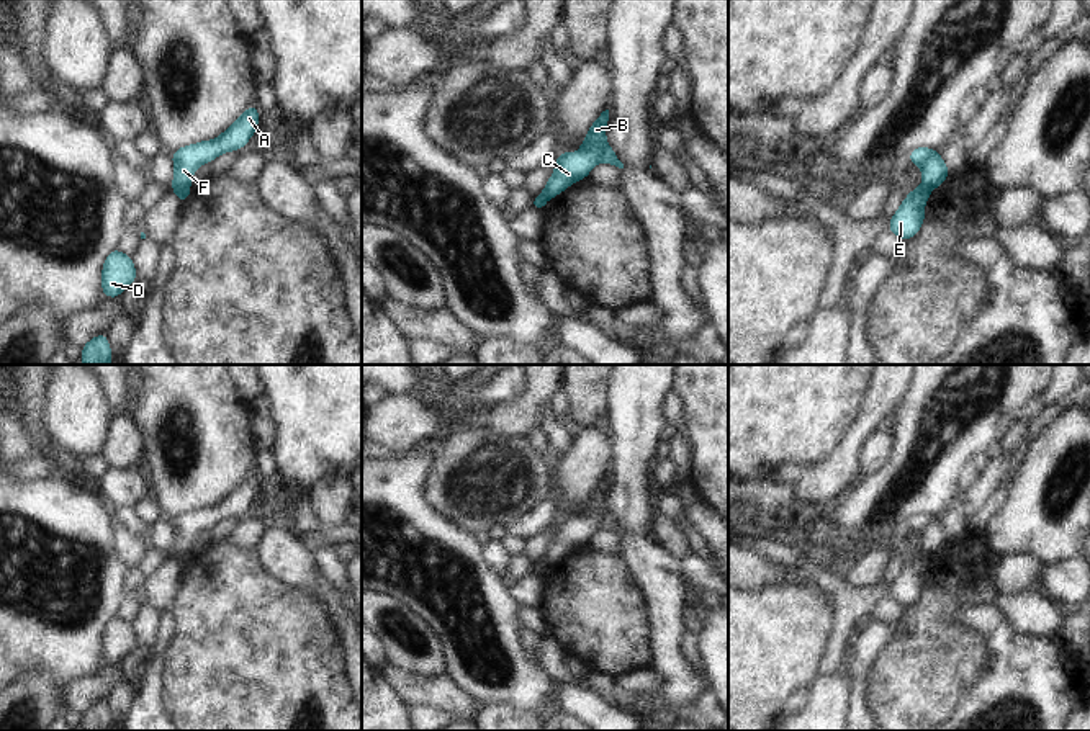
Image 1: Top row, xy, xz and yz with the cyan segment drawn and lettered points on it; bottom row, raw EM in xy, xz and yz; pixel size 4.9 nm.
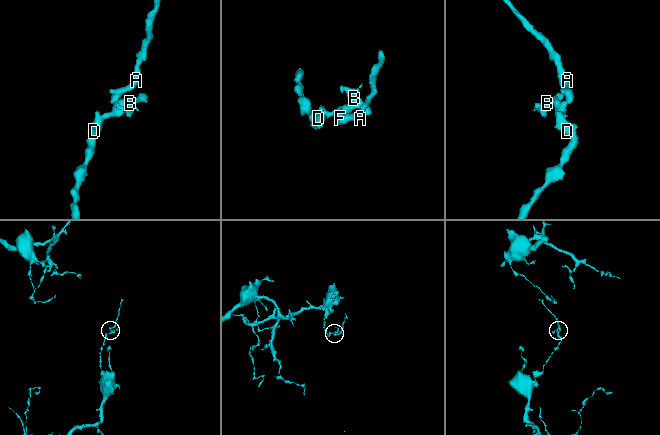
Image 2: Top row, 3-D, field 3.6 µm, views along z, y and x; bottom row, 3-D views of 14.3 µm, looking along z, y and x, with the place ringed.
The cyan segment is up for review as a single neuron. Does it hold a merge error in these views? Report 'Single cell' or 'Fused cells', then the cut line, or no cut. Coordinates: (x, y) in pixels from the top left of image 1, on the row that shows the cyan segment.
Fused cells. Split along yz (920, 187), (928, 193)

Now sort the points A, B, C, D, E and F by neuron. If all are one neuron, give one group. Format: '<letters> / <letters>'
A F / B C D E

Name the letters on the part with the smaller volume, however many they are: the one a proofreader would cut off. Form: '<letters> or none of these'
A, F

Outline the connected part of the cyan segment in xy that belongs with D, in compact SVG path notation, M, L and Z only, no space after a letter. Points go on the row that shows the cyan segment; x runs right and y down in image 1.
M111 250L101 270L101 289L105 298L118 298L137 278L131 255Z

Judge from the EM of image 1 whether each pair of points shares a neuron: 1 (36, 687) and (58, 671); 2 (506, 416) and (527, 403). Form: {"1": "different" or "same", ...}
{"1": "different", "2": "same"}

